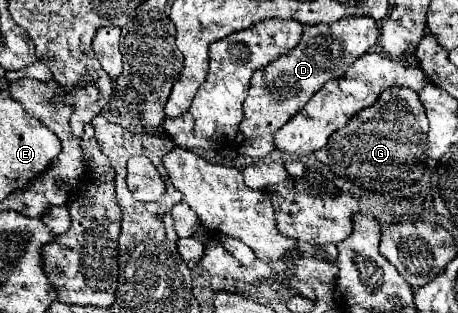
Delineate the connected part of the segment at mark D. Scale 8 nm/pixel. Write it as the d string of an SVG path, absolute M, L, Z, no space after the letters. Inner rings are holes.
M355 16L335 24L305 26L301 42L289 54L281 54L277 60L253 74L249 96L243 102L245 116L233 142L239 156L265 158L271 154L277 148L275 132L285 126L309 102L309 98L323 88L327 80L343 76L359 56L377 44L377 40L377 22L367 16Z

